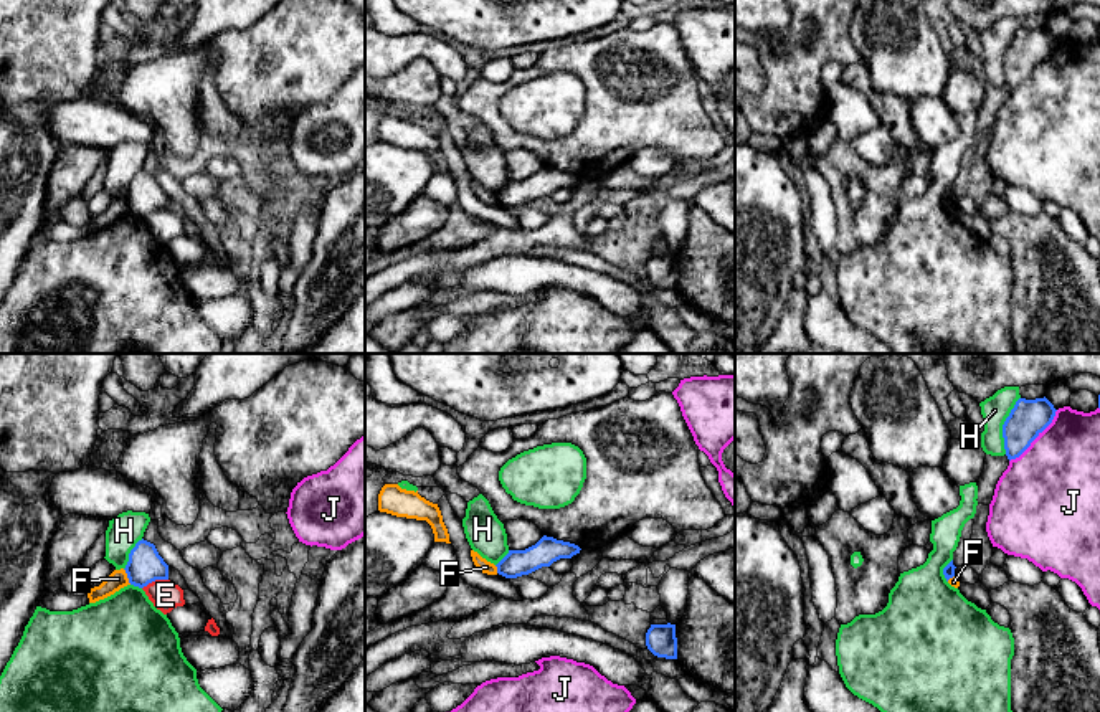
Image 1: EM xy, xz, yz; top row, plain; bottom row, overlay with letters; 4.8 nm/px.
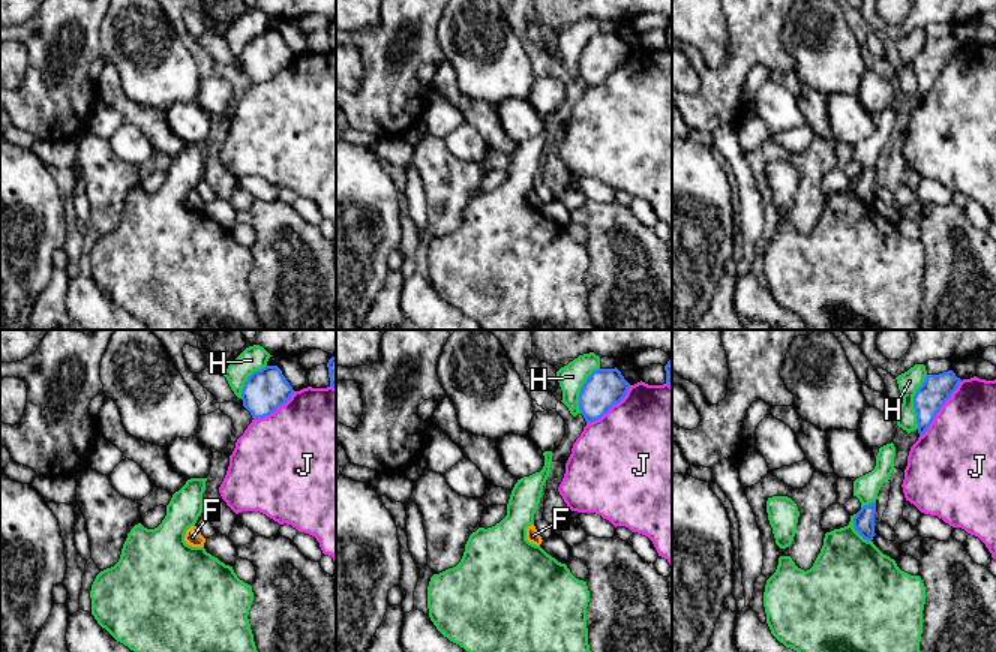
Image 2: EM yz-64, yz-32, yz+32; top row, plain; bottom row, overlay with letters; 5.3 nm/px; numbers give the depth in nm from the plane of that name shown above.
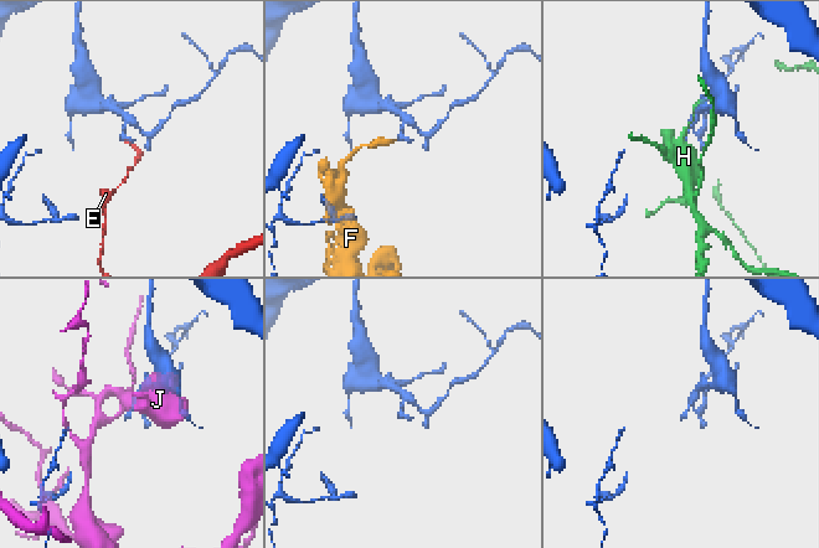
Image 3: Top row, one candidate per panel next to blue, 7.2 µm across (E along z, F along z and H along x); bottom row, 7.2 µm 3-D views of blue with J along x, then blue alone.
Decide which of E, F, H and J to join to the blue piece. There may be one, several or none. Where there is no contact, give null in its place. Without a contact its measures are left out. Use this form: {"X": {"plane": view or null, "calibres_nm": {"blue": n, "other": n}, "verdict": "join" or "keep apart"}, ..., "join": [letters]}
{"E": {"plane": "xy", "calibres_nm": {"blue": 170, "other": 150}, "verdict": "keep apart"}, "F": {"plane": "xy", "calibres_nm": {"blue": 170, "other": 90}, "verdict": "keep apart"}, "H": {"plane": "yz", "calibres_nm": {"blue": 180, "other": 140}, "verdict": "keep apart"}, "J": {"plane": "yz", "calibres_nm": {"blue": 180, "other": 440}, "verdict": "keep apart"}, "join": []}

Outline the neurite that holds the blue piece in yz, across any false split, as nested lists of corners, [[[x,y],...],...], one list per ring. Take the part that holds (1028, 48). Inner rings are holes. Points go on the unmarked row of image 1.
[[[1045,26],[1016,31],[1003,55],[1004,79],[1009,91],[1019,88],[1031,76],[1052,53],[1055,41]]]

